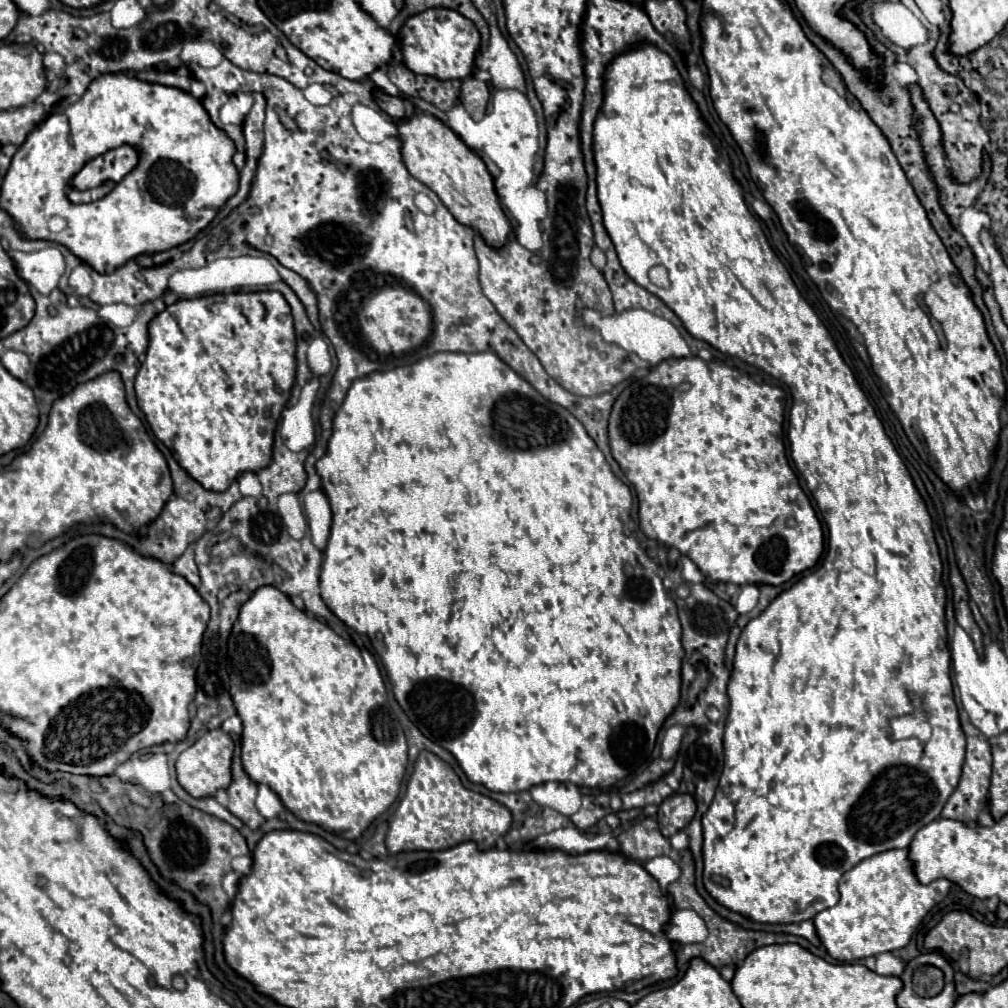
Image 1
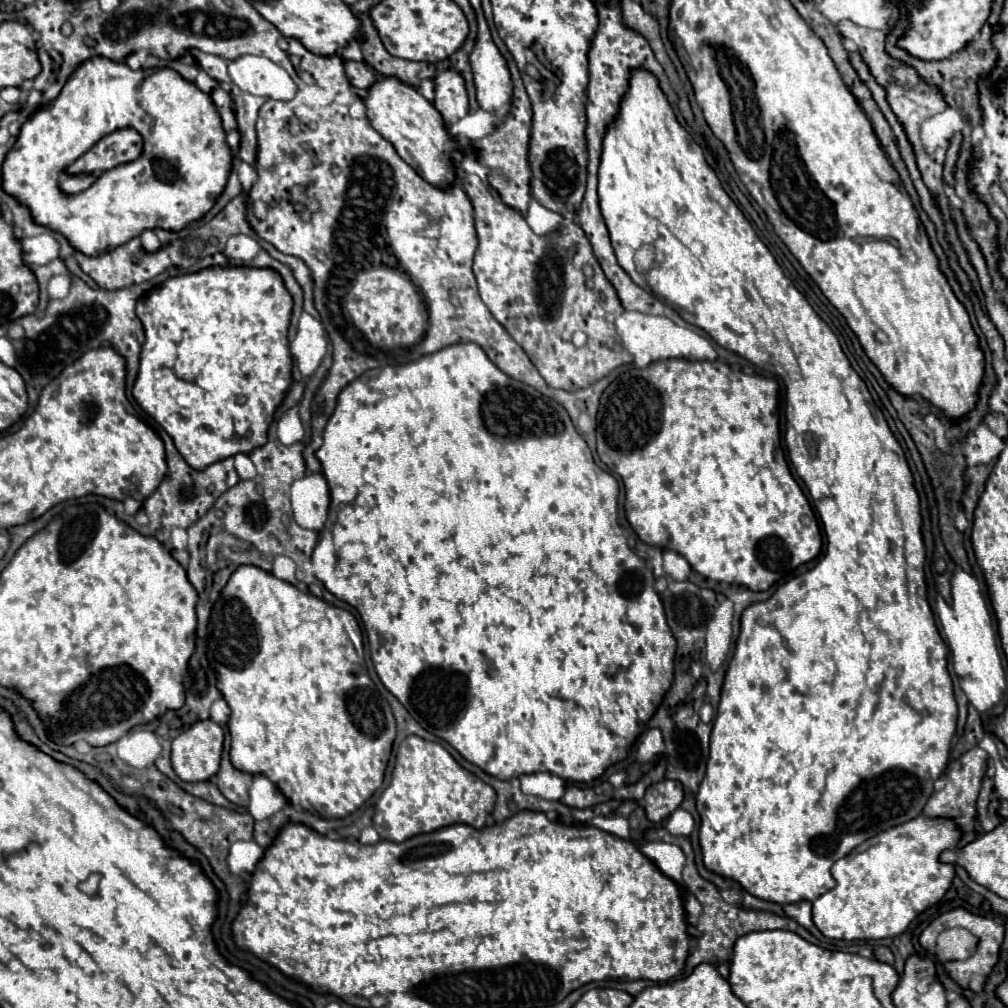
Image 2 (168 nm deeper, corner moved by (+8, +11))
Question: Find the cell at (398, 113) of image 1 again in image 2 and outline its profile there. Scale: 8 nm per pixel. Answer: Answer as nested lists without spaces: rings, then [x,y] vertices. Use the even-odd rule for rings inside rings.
[[[343,60],[343,66],[345,66],[345,74],[347,74],[349,82],[351,82],[355,88],[367,90],[367,88],[377,80],[377,74],[375,74],[371,68],[367,68],[363,62]]]

